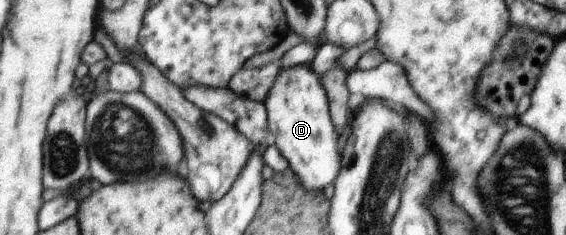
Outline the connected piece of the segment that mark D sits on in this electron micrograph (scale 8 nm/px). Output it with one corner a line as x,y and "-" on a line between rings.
308,64
290,65
280,67
273,80
273,85
268,89
263,105
267,116
270,144
274,144
280,154
286,159
288,168
293,170
303,189
317,191
333,182
337,177
338,166
341,166
341,158
336,152
336,131
328,116
328,104
326,104
326,93
319,81
319,76

